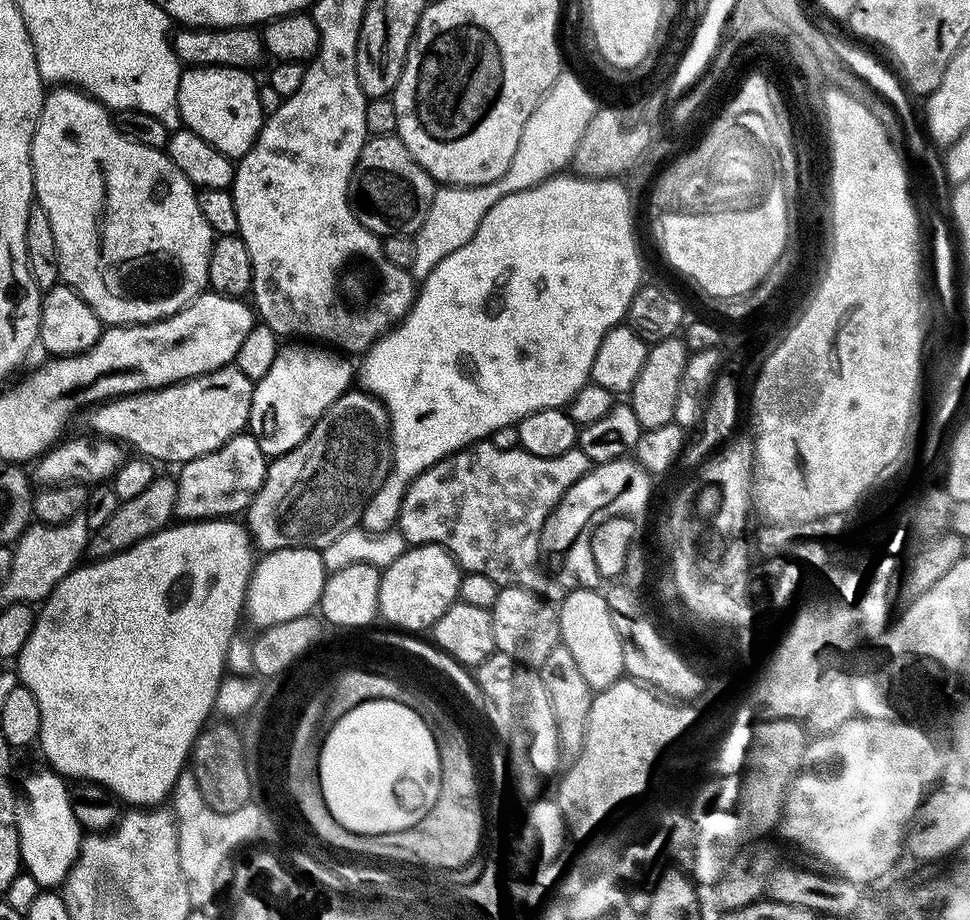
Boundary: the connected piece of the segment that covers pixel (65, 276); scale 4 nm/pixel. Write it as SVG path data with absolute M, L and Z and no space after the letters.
M56 86L45 95L32 139L32 191L35 203L40 204L42 210L46 210L46 218L50 218L54 242L58 246L58 262L63 283L73 288L105 325L149 324L155 320L165 320L166 317L183 310L193 298L208 288L208 267L214 233L206 218L202 218L202 210L198 210L198 189L188 181L186 174L182 174L182 170L178 170L178 166L174 166L174 162L170 162L167 151L142 146L131 135L121 132L109 109L79 88Z

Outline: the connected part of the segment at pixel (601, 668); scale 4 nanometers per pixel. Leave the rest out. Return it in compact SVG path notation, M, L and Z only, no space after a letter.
M595 591L573 592L563 597L558 608L558 636L566 642L566 650L570 650L570 658L574 661L574 670L578 670L578 678L582 678L582 686L588 693L600 692L604 688L617 683L621 679L620 651L618 638L614 635L614 625L610 623L610 614L606 614L603 599Z

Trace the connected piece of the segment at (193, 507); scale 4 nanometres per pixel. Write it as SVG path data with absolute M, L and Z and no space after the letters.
M245 430L235 436L222 450L198 462L190 462L179 469L176 481L170 484L172 509L168 512L168 523L173 529L188 527L228 526L239 521L254 498L256 487L264 477L266 457L261 446Z

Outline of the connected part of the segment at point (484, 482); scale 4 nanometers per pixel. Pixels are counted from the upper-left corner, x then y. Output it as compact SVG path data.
M491 442L472 444L454 458L431 468L410 490L402 506L398 535L409 549L441 548L447 554L461 576L486 578L498 590L521 588L542 602L556 606L562 594L542 570L538 562L538 538L542 526L554 510L554 502L562 498L562 490L570 482L578 482L590 467L590 461L582 450L573 447L558 457L536 457L522 447L502 450Z

